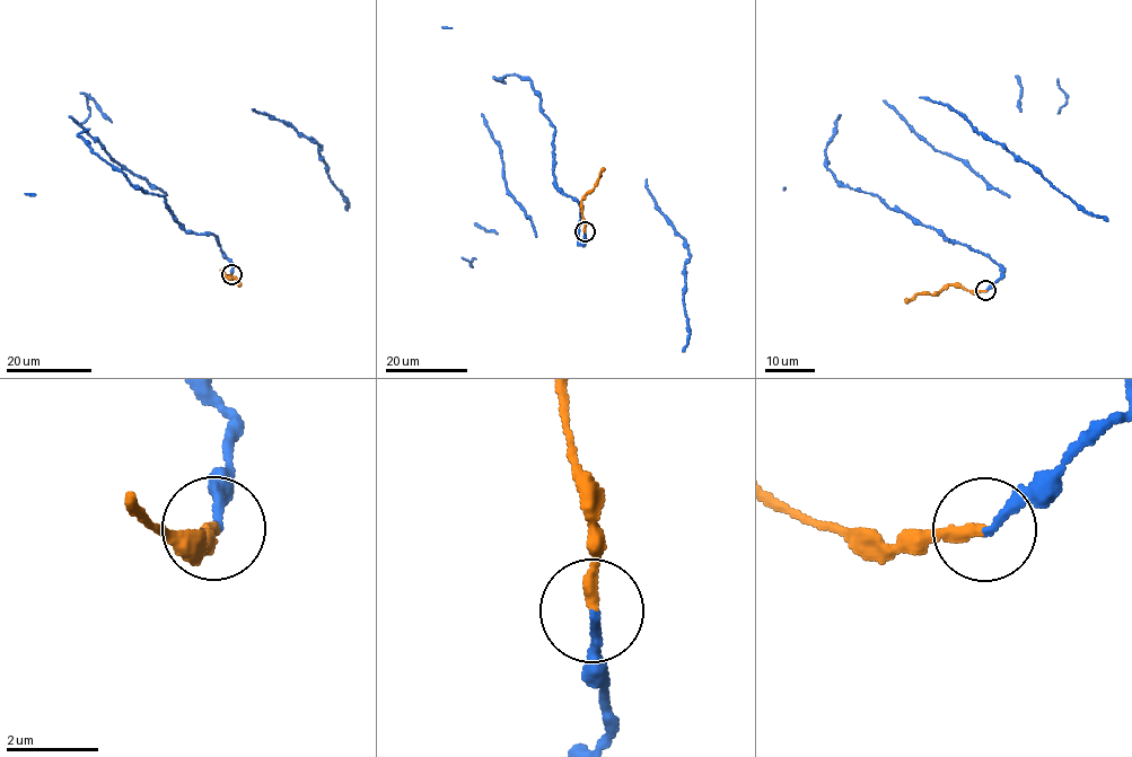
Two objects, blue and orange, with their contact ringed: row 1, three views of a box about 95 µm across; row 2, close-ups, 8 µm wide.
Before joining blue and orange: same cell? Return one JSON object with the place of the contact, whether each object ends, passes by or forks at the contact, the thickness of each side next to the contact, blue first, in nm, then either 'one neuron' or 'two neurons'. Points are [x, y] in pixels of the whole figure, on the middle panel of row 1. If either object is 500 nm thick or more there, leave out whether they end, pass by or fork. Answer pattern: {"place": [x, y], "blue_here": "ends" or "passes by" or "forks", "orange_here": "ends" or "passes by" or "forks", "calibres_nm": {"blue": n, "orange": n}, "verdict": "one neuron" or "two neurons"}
{"place": [585, 231], "blue_here": "ends", "orange_here": "ends", "calibres_nm": {"blue": 160, "orange": 280}, "verdict": "one neuron"}

